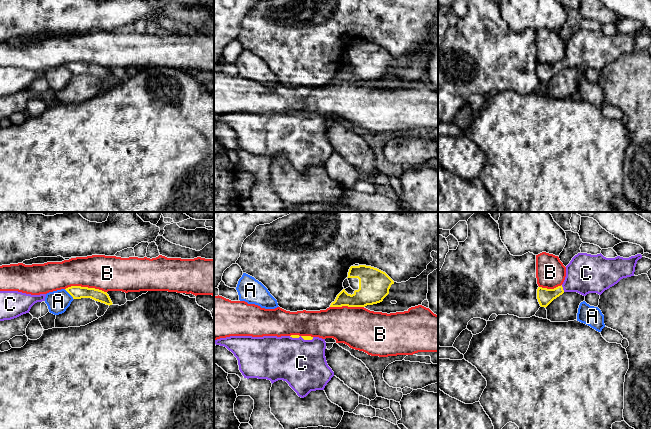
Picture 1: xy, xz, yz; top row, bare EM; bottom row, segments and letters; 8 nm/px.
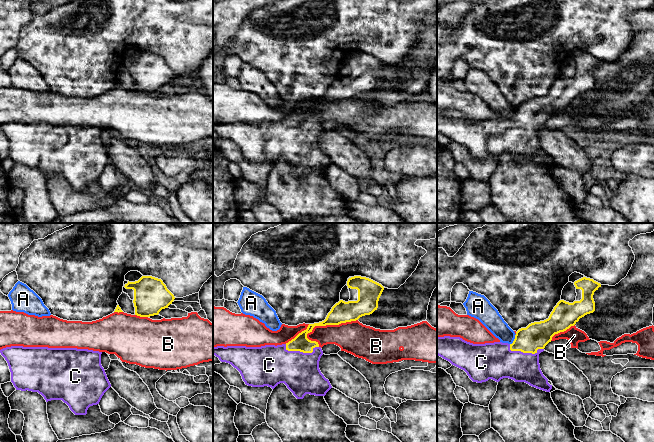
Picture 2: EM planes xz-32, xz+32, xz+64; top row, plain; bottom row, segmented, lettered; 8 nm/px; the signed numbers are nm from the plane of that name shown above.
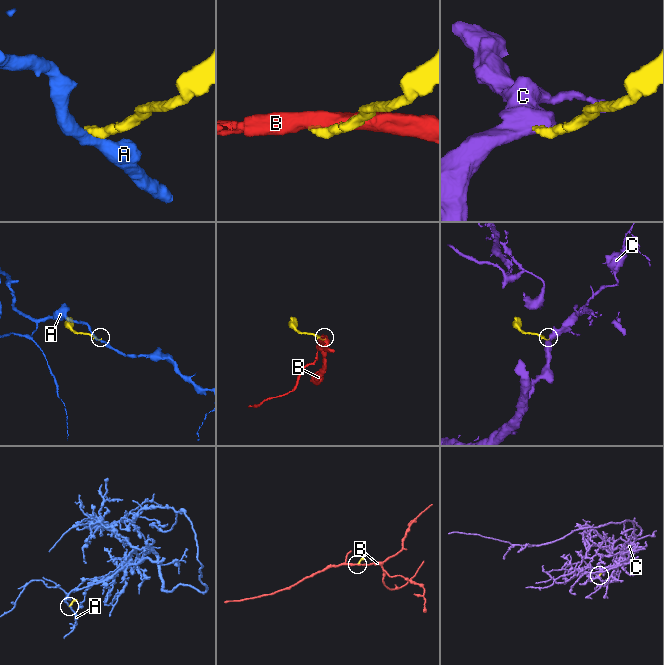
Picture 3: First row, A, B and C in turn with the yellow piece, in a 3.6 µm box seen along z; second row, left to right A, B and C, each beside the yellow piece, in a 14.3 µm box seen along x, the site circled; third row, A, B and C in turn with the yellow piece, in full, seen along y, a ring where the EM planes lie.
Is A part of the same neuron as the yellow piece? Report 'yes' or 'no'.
no

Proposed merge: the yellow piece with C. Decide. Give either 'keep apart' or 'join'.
join

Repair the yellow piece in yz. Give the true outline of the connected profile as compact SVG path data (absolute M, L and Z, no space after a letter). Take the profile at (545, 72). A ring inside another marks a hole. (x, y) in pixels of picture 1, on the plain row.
M578 29L566 42L566 53L561 62L554 65L538 63L538 78L546 84L564 68L577 68L583 72L589 69L601 71L621 55L634 52L637 37L641 34L641 30L629 34L606 34L601 29Z

